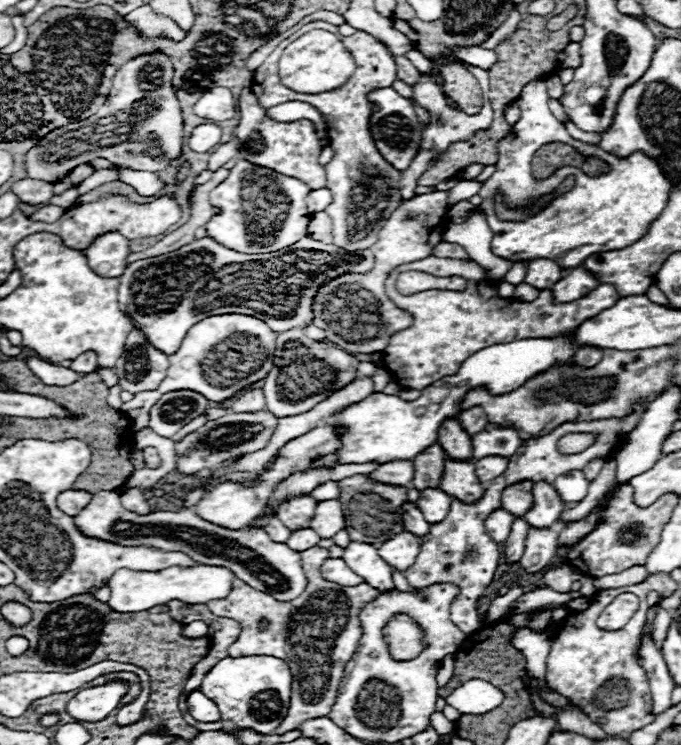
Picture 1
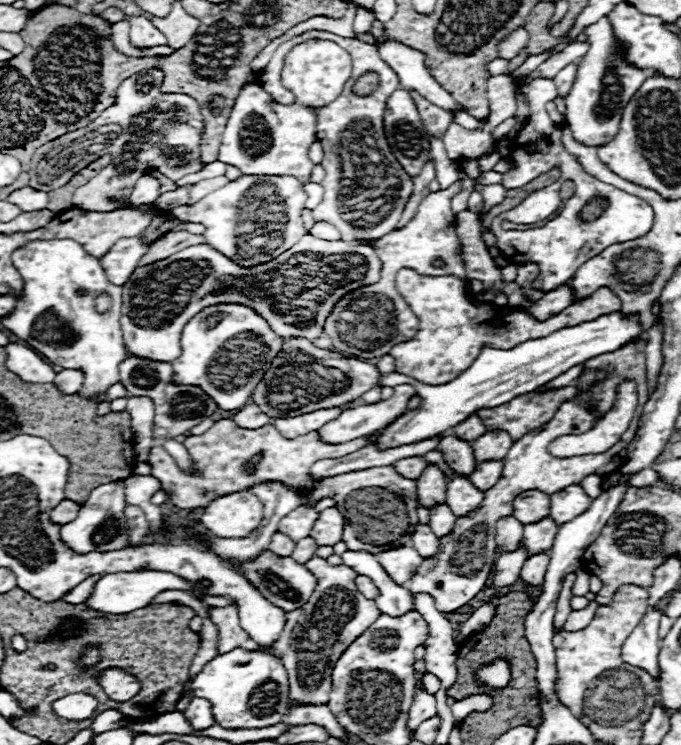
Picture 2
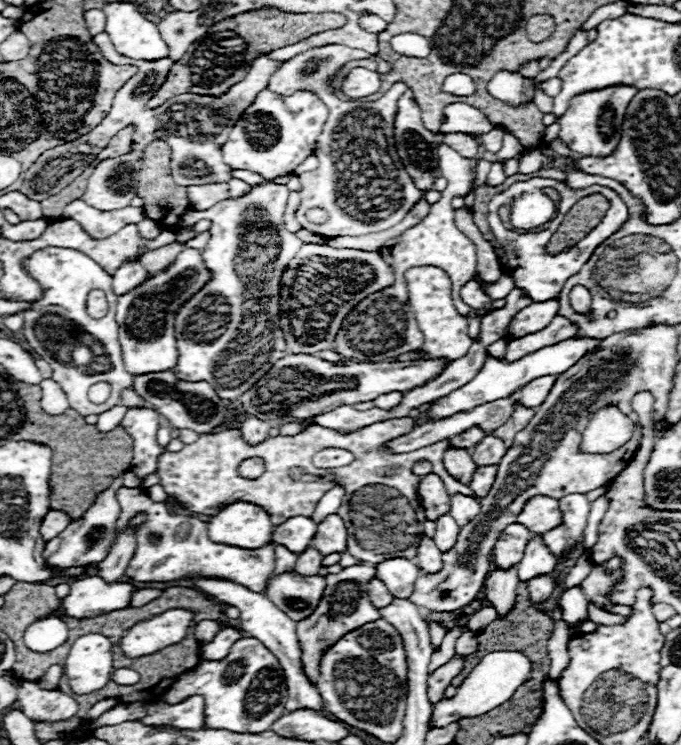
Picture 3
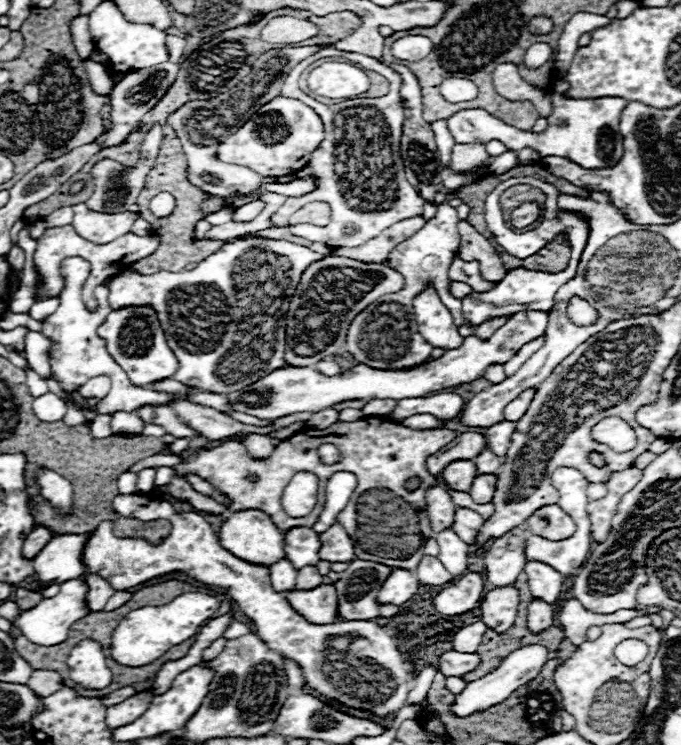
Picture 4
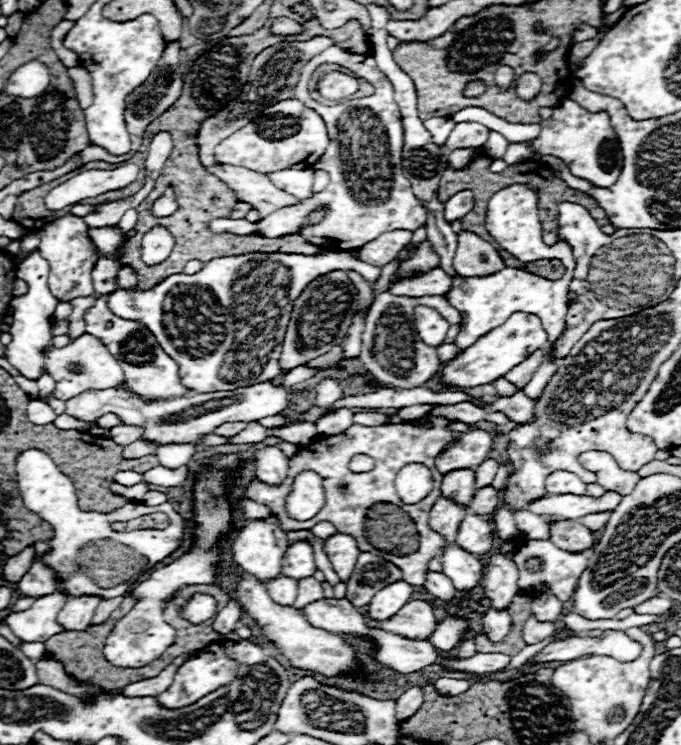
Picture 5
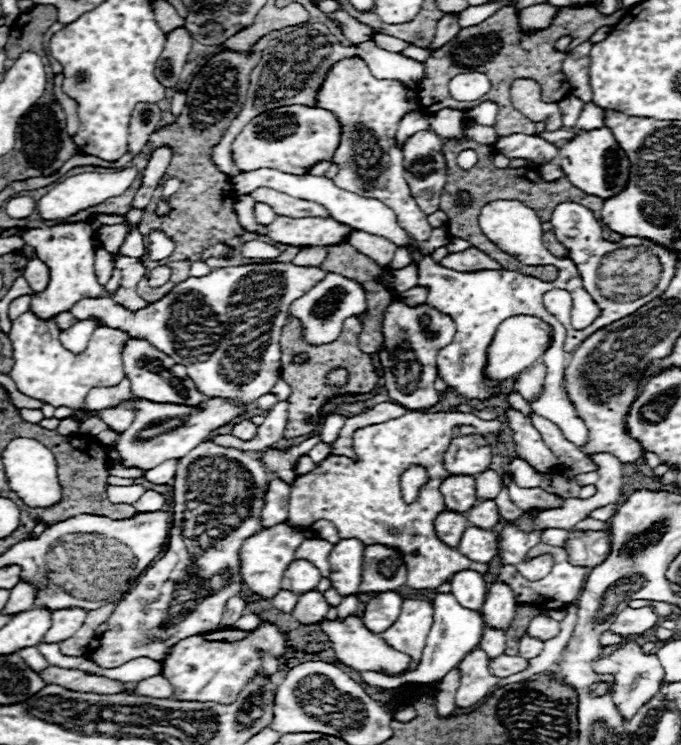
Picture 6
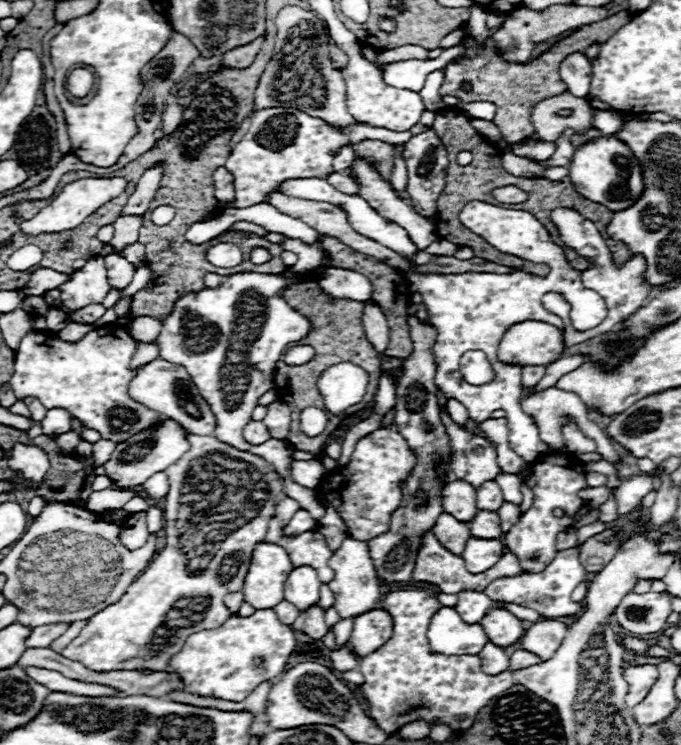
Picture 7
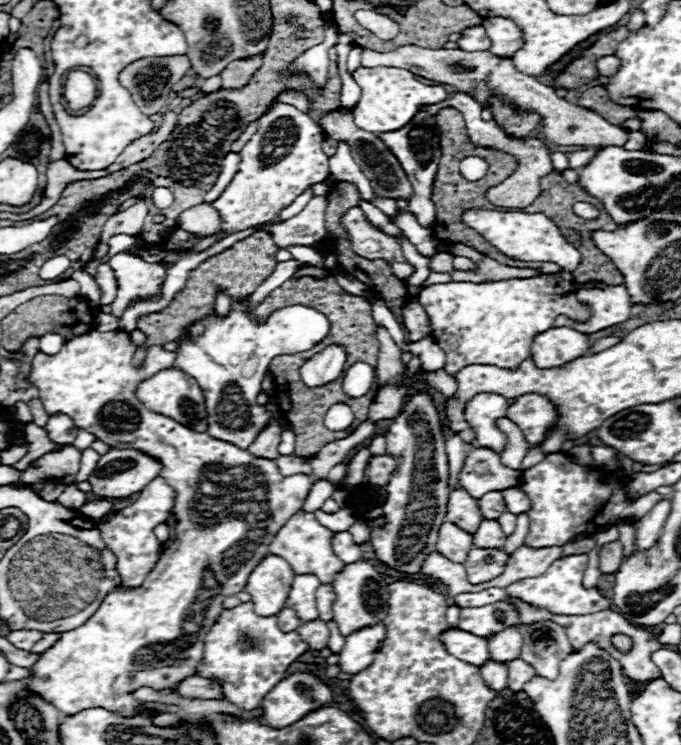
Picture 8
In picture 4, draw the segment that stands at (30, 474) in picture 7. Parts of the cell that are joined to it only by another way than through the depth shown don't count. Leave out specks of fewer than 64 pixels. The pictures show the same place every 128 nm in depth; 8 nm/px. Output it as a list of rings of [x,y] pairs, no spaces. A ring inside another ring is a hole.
[[[42,470],[36,480],[42,488],[42,496],[50,500],[54,506],[60,506],[60,508],[72,506],[72,484],[66,478],[58,476],[52,470]],[[118,494],[112,500],[112,510],[122,518],[136,518],[136,520],[160,520],[162,518],[162,520],[168,520],[172,524],[172,532],[162,544],[152,546],[146,540],[132,540],[132,538],[114,536],[112,522],[104,520],[96,528],[96,532],[90,536],[86,550],[84,550],[88,574],[92,574],[92,572],[102,574],[104,578],[110,580],[110,584],[116,590],[128,590],[132,586],[144,584],[146,580],[152,580],[152,578],[158,578],[164,574],[172,574],[172,572],[186,574],[186,576],[190,576],[198,582],[204,582],[208,586],[224,588],[228,592],[228,596],[238,602],[240,610],[254,622],[258,638],[264,640],[268,644],[268,648],[274,648],[276,652],[302,664],[300,668],[304,672],[306,682],[322,698],[336,700],[348,708],[368,710],[376,718],[396,718],[400,708],[404,708],[408,704],[408,692],[412,690],[412,686],[408,682],[408,664],[404,662],[402,652],[398,650],[396,638],[390,634],[388,628],[376,624],[374,620],[352,620],[352,622],[338,622],[338,624],[328,624],[328,626],[318,626],[318,624],[306,622],[298,612],[294,612],[290,608],[290,604],[284,600],[284,596],[280,592],[274,592],[274,588],[270,584],[270,568],[260,566],[260,564],[248,564],[246,560],[232,556],[232,552],[228,552],[226,548],[220,546],[212,526],[196,512],[178,514],[178,512],[174,512],[170,502],[158,500],[150,494]]]

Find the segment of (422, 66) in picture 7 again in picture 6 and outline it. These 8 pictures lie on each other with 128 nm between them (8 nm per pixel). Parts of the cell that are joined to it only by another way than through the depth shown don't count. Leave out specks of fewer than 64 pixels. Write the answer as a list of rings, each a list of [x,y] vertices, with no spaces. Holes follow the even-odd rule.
[[[372,40],[370,42],[362,42],[354,48],[354,52],[368,62],[372,74],[376,78],[394,78],[394,80],[402,80],[408,86],[418,84],[418,80],[422,78],[422,64],[418,64],[412,58],[404,58],[400,54],[388,52],[378,48]]]

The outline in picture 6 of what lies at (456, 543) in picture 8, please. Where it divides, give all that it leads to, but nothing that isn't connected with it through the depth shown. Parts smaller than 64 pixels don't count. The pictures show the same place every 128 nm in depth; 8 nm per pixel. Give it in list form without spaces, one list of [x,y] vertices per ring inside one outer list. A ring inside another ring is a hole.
[[[442,510],[438,516],[436,516],[436,534],[438,538],[444,542],[444,544],[450,544],[450,546],[458,546],[460,538],[462,538],[462,532],[470,526],[470,522],[466,520],[464,514],[460,512],[454,512],[454,510]]]

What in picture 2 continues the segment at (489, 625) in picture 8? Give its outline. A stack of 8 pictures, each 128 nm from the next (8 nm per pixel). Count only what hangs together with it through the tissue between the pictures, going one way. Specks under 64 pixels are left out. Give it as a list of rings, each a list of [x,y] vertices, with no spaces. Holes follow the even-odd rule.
[[[436,504],[434,508],[430,508],[430,528],[434,530],[434,534],[438,538],[452,530],[454,520],[456,520],[456,516],[448,504]]]

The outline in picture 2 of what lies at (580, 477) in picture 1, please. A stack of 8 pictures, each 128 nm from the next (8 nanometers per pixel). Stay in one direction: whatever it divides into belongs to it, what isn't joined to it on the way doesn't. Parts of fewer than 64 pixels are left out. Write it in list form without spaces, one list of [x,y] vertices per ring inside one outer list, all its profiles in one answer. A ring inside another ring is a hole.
[[[570,484],[562,492],[550,494],[550,514],[554,516],[556,524],[564,524],[574,516],[580,516],[590,502],[592,498],[582,490],[580,484]]]

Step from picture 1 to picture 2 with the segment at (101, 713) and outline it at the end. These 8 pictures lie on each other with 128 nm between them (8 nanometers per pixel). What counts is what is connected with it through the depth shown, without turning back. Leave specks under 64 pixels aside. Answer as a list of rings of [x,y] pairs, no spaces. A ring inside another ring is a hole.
[[[84,692],[70,694],[52,704],[52,710],[60,718],[68,718],[68,720],[86,720],[96,712],[96,708],[98,708],[98,700]]]

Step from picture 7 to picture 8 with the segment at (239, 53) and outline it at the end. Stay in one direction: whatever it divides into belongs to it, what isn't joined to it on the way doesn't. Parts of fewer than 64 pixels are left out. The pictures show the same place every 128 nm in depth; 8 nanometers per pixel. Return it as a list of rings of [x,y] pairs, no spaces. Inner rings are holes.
[[[262,56],[246,58],[246,60],[234,60],[222,70],[222,86],[224,88],[242,88],[248,84],[250,76],[262,66]]]

